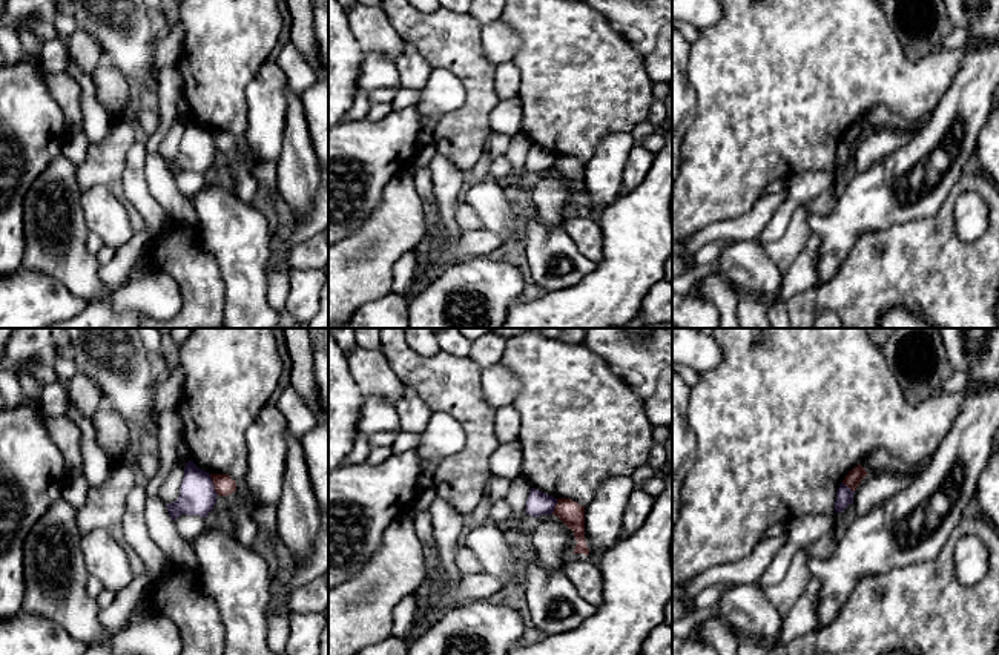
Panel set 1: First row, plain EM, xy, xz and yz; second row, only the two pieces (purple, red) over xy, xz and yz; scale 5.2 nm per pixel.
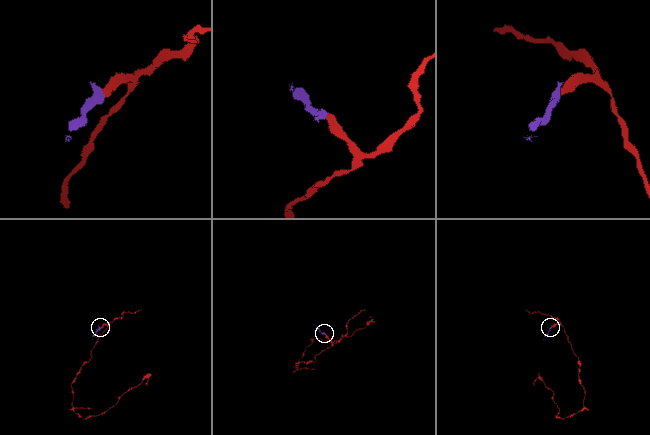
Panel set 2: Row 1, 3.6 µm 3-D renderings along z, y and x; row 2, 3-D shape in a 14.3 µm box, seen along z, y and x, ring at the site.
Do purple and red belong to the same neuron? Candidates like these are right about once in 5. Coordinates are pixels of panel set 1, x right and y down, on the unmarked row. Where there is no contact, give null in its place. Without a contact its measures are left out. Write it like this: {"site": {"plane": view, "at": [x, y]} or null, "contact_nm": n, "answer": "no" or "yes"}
{"site": {"plane": "xy", "at": [212, 141]}, "contact_nm": 120, "answer": "no"}

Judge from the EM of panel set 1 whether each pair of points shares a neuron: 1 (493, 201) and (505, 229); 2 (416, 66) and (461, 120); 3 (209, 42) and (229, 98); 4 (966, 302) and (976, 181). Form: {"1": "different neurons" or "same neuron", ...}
{"1": "same neuron", "2": "different neurons", "3": "same neuron", "4": "same neuron"}

